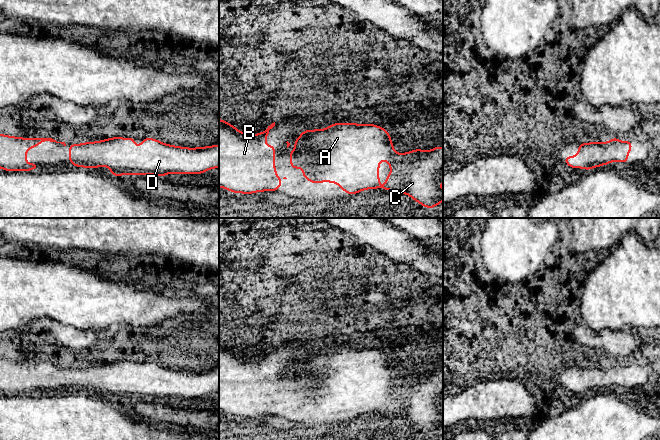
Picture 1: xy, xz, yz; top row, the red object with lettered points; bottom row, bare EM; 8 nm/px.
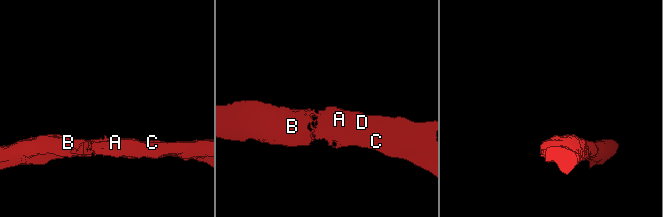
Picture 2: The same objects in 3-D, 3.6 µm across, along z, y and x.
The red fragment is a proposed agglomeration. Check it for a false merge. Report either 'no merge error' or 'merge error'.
no merge error

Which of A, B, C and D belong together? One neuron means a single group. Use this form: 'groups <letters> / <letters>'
groups A B C D

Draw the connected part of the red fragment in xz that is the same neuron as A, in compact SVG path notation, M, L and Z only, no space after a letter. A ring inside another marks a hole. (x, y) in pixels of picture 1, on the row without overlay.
M334 347L329 349L326 353L316 353L316 354L305 354L298 357L299 362L294 364L296 372L289 376L290 378L290 391L292 393L302 393L303 394L303 402L308 403L310 407L324 407L327 405L328 407L338 407L339 413L347 416L347 419L353 419L360 415L364 415L365 413L382 413L382 414L390 414L394 416L398 416L401 418L408 418L409 421L417 425L423 431L427 432L435 432L439 427L443 425L443 415L441 405L443 404L443 371L435 371L430 375L423 375L422 373L410 374L409 377L404 376L403 378L399 378L397 375L394 376L394 370L391 365L391 361L389 356L386 355L383 351L379 351L375 348L366 348L361 349L357 347ZM384 383L390 389L390 398L386 401L386 408L383 410L379 409L379 389L381 384Z

